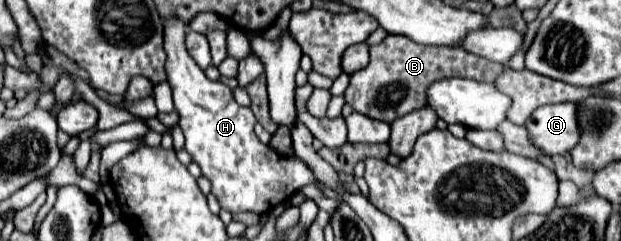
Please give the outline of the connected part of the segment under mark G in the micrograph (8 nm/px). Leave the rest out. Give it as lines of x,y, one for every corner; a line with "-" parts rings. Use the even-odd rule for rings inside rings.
558,103
536,109
526,123
528,131
532,131
532,141
550,157
574,149
580,141
578,109
580,103

